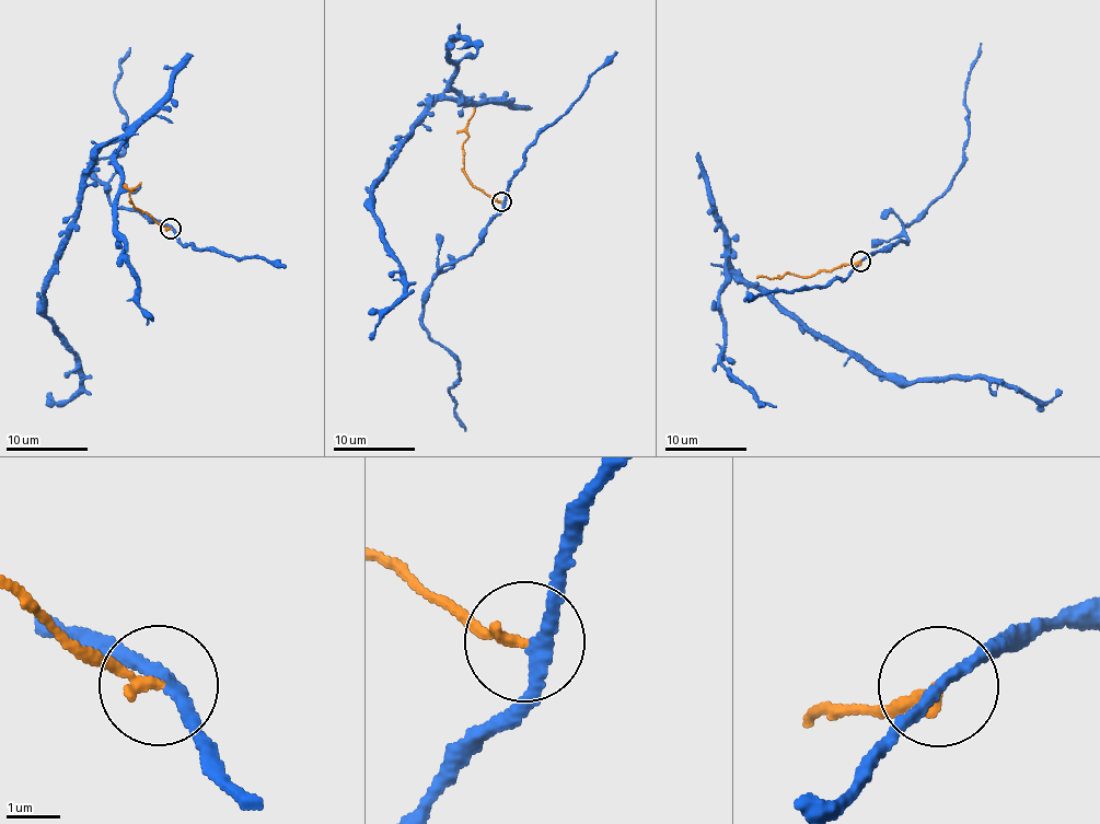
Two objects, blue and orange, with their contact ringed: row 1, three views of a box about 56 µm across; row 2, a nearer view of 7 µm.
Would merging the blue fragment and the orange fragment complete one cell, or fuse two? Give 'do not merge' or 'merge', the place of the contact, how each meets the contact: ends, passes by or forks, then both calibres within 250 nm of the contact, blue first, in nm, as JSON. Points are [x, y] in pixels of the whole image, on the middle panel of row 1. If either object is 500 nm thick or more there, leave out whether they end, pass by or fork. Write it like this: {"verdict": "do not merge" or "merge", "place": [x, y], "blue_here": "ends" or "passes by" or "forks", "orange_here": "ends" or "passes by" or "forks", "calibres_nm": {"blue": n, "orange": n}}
{"verdict": "do not merge", "place": [501, 201], "blue_here": "passes by", "orange_here": "ends", "calibres_nm": {"blue": 240, "orange": 190}}

